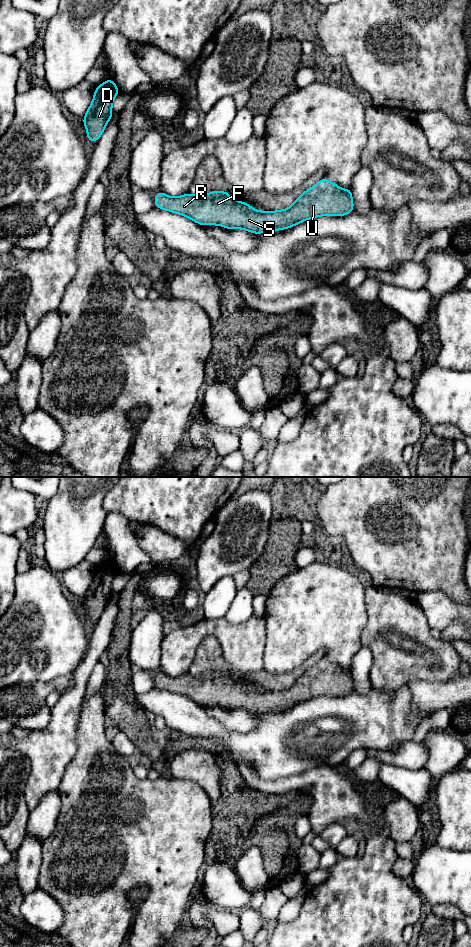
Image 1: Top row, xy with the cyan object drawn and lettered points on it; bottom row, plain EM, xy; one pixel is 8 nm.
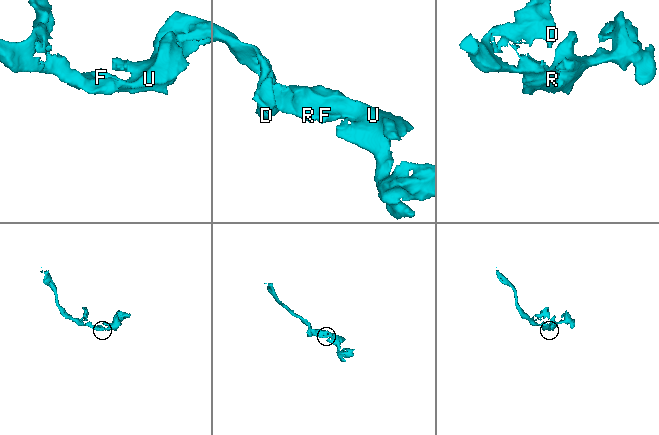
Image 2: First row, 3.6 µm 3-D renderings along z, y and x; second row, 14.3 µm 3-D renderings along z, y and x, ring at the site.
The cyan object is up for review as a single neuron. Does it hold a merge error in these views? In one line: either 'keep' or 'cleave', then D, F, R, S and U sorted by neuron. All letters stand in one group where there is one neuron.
keep | D F R S U

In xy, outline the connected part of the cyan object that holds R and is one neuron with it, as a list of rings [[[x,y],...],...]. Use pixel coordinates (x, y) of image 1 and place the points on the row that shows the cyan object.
[[[322,178],[299,195],[290,207],[279,211],[257,211],[249,203],[231,198],[227,190],[208,192],[206,196],[203,193],[197,196],[187,193],[179,197],[170,197],[161,191],[156,193],[154,202],[156,208],[183,215],[202,226],[220,225],[227,229],[244,229],[256,234],[288,229],[318,216],[345,216],[354,209],[351,188],[344,190],[327,178]]]

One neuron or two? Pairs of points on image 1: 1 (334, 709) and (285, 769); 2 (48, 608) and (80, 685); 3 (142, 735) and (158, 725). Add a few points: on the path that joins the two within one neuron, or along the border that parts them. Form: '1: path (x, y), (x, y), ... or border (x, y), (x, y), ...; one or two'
1: path (312, 710), (301, 714), (280, 735), (280, 747); one
2: border (87, 650), (83, 660), (72, 673); two
3: border (152, 725), (155, 730); two

